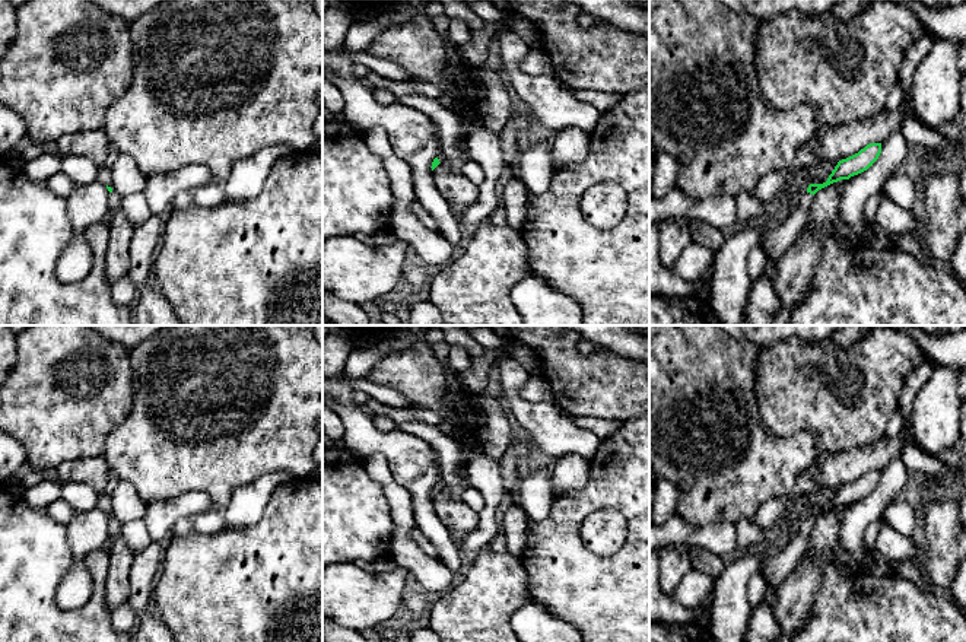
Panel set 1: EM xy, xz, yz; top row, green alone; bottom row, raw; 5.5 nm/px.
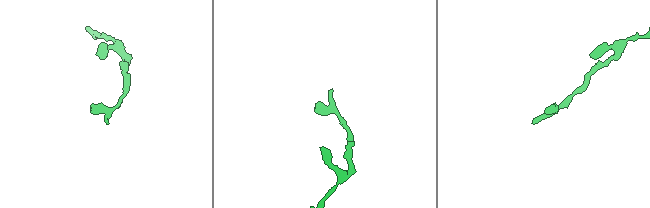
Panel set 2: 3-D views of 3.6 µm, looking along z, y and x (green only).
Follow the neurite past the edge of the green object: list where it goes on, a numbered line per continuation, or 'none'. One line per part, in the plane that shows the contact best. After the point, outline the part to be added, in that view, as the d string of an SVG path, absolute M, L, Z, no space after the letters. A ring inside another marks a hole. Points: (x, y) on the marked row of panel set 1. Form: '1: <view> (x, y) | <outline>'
1: yz (782, 234) | M805 191L800 204L782 220L775 222L770 226L769 233L763 242L763 250L768 258L778 261L794 244L797 235L803 231L805 225L807 212L811 200L813 194Z

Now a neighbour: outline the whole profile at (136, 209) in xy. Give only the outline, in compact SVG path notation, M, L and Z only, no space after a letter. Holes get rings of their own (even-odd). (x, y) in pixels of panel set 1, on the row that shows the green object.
M143 191L124 197L120 207L133 228L140 226L152 214Z

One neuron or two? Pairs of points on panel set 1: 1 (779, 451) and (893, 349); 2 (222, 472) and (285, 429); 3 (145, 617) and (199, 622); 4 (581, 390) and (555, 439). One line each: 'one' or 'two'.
1: two
2: one
3: two
4: two

